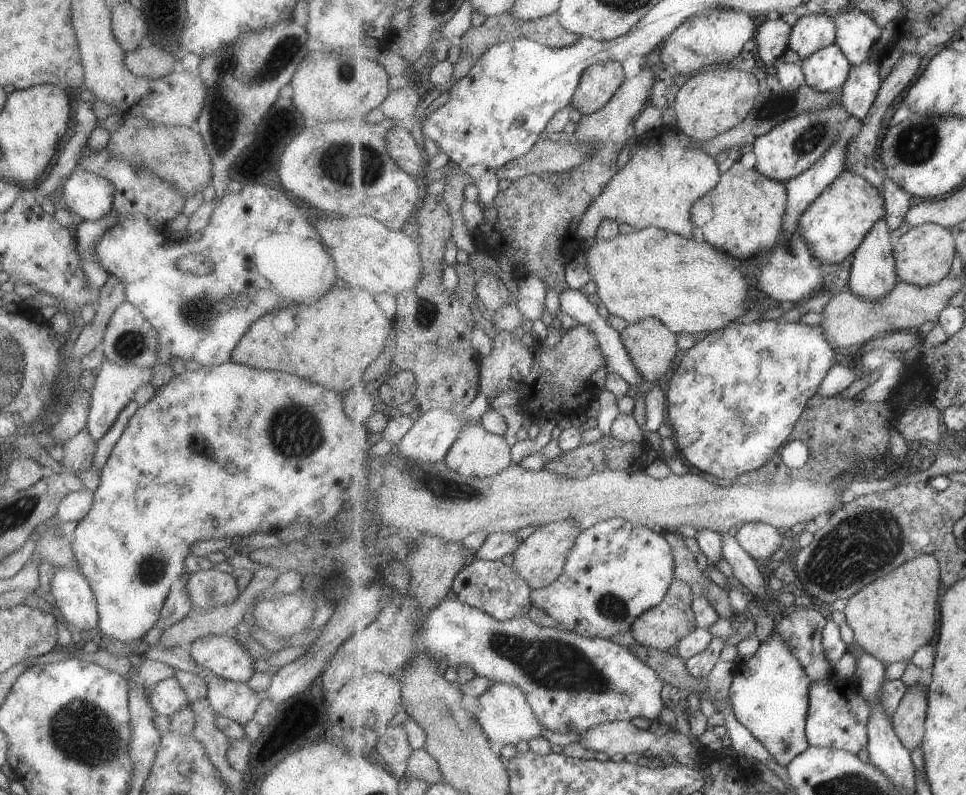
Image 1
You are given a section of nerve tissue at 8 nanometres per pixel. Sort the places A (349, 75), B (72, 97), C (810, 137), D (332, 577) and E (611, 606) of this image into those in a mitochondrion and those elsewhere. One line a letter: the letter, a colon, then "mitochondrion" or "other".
A: mitochondrion
B: other
C: mitochondrion
D: other
E: mitochondrion

